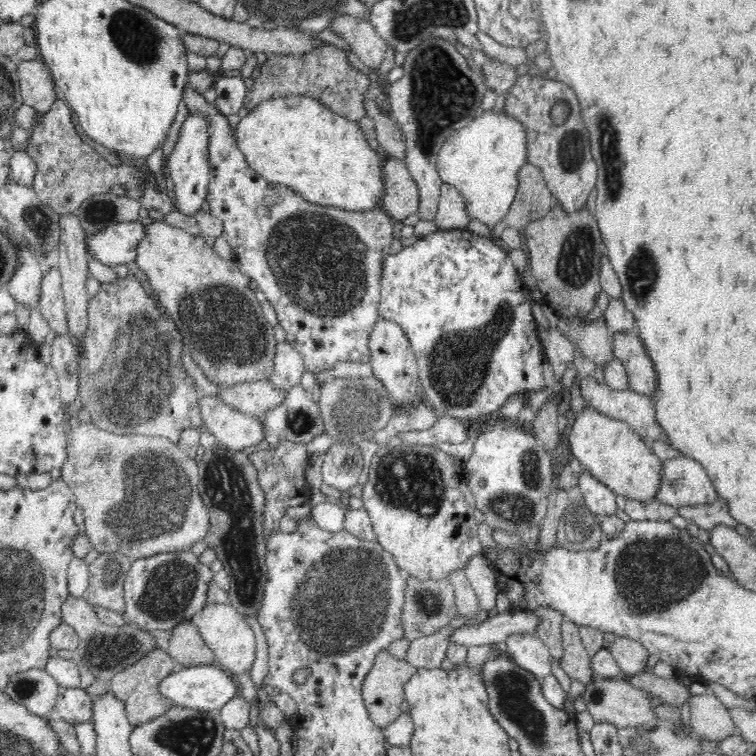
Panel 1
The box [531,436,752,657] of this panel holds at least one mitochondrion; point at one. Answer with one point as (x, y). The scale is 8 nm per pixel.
(653, 573)

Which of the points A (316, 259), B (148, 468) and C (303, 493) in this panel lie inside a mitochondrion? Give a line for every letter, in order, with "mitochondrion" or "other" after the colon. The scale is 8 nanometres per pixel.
A: mitochondrion
B: mitochondrion
C: other

